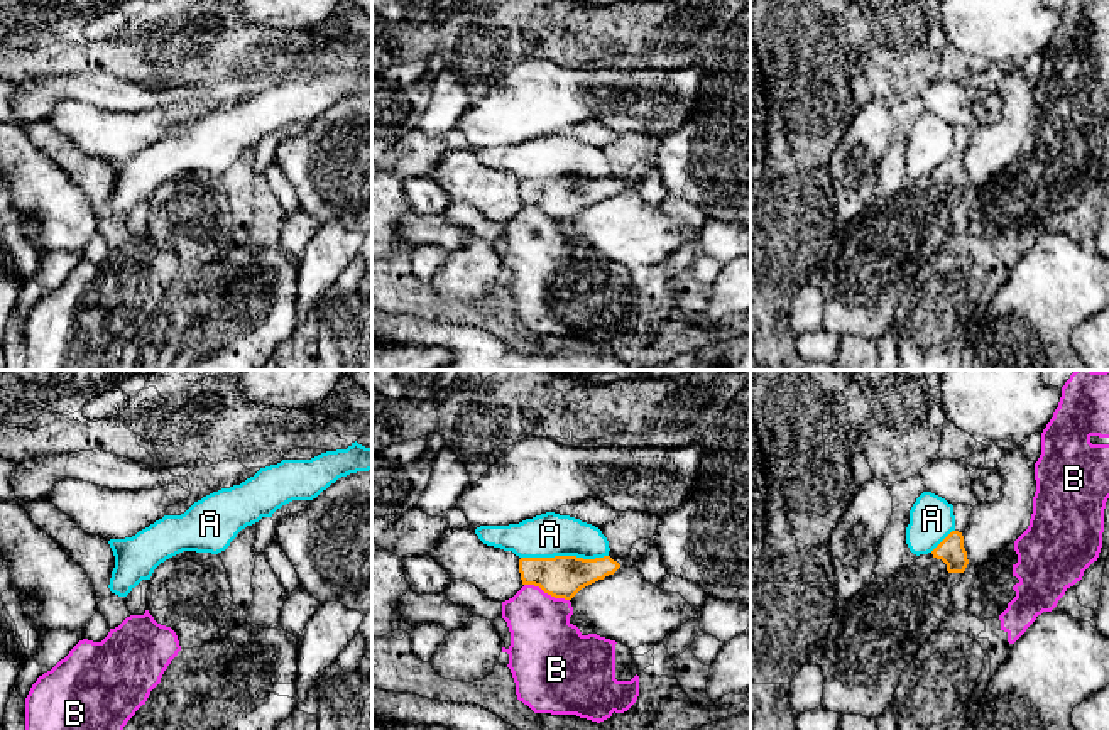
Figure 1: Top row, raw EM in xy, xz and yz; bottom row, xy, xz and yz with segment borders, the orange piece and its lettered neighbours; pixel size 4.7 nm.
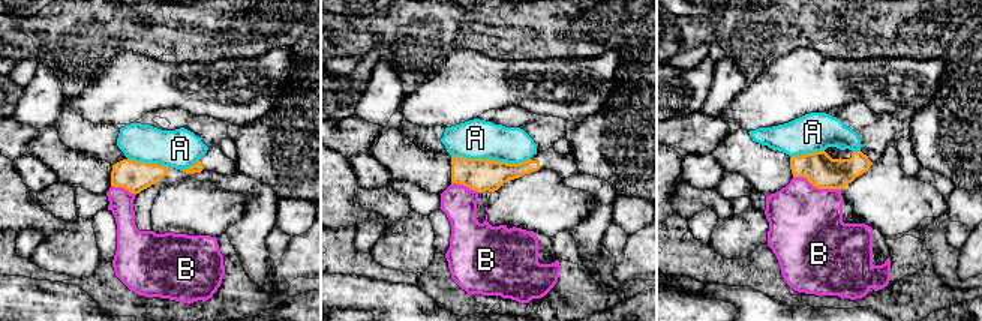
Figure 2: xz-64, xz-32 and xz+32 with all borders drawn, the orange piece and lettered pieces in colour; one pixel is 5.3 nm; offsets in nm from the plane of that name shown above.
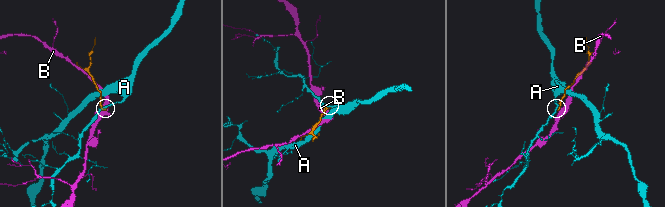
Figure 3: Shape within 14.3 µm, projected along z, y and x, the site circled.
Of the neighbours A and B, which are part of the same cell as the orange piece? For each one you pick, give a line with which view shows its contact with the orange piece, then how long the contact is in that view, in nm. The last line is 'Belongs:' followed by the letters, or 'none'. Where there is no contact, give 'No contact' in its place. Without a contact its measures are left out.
Belongs: none

